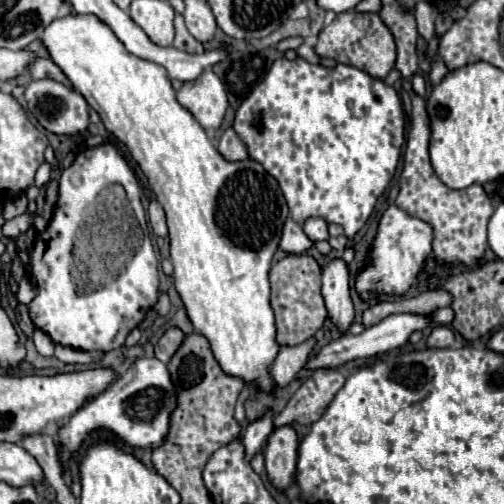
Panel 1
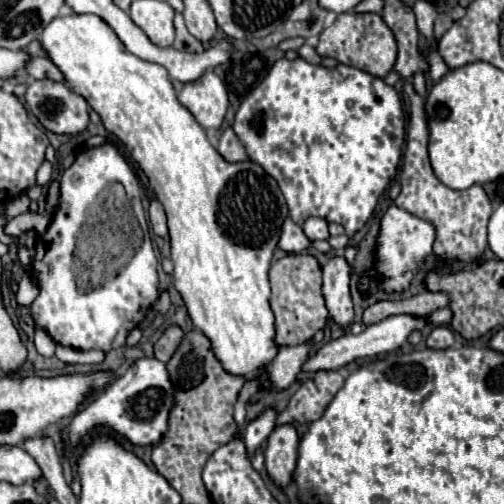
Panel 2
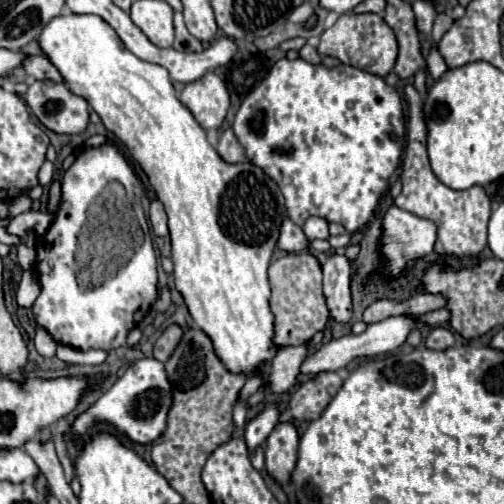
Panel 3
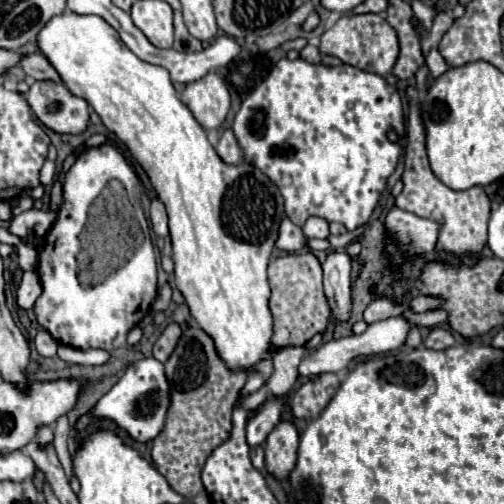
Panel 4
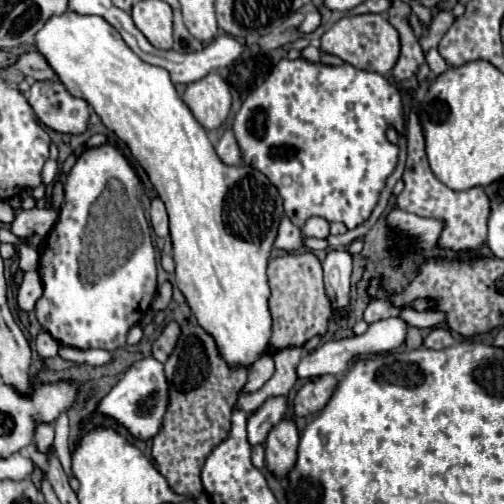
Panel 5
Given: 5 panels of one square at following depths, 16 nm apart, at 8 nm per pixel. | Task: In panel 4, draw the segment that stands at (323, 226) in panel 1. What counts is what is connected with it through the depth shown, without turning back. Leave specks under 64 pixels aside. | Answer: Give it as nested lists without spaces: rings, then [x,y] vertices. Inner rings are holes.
[[[310,218],[304,226],[302,226],[302,232],[308,236],[308,238],[328,238],[328,222],[324,218]]]

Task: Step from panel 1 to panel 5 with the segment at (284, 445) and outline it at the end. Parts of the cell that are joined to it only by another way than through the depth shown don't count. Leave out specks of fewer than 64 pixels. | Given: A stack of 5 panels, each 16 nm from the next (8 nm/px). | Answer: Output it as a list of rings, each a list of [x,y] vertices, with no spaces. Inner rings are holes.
[[[294,420],[278,422],[264,442],[266,446],[266,466],[270,472],[286,476],[296,462],[296,448],[298,448],[298,430]]]

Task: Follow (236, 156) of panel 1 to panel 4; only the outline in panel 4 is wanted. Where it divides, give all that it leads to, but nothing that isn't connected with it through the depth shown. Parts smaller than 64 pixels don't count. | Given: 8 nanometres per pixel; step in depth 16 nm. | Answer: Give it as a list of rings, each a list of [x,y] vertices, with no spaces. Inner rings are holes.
[[[226,130],[222,134],[220,142],[216,144],[216,152],[222,158],[222,162],[226,162],[226,164],[242,164],[242,160],[244,160],[242,158],[242,150],[240,150],[232,130]]]

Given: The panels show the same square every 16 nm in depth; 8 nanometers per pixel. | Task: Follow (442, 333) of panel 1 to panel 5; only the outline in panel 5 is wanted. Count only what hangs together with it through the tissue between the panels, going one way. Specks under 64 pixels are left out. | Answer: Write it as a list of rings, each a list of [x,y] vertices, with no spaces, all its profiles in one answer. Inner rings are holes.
[[[432,328],[430,334],[424,338],[424,346],[434,348],[434,350],[442,350],[452,344],[454,344],[454,338],[452,338],[450,330],[446,330],[446,328]]]

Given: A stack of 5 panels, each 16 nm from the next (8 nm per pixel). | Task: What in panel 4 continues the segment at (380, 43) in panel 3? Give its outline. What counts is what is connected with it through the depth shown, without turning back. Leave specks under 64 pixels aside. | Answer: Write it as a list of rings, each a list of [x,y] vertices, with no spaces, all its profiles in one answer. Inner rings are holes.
[[[344,14],[330,30],[322,34],[320,52],[338,56],[342,62],[354,68],[388,76],[398,60],[400,44],[396,40],[396,32],[392,32],[392,26],[388,24],[384,14]]]

